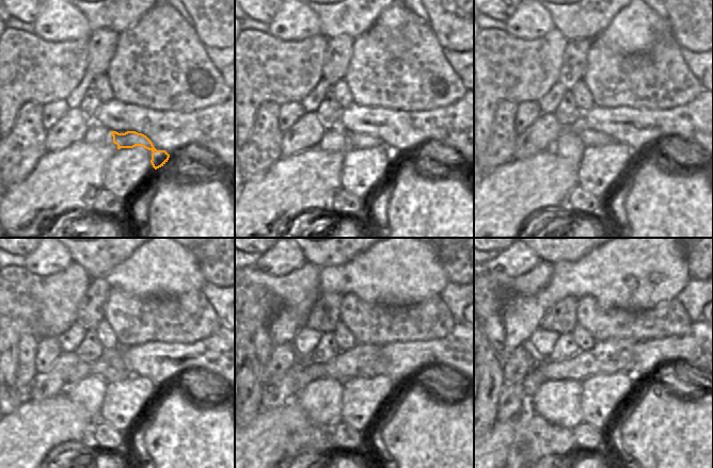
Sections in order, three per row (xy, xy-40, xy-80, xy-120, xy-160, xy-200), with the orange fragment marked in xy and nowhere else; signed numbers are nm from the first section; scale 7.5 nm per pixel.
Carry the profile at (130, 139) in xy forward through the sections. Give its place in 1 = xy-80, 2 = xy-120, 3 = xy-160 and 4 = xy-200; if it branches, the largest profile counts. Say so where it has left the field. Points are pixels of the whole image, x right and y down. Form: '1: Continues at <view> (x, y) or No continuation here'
1: Continues at xy-80 (589, 136)
2: Continues at xy-120 (108, 374)
3: Continues at xy-160 (302, 372)
4: Continues at xy-200 (531, 384)

